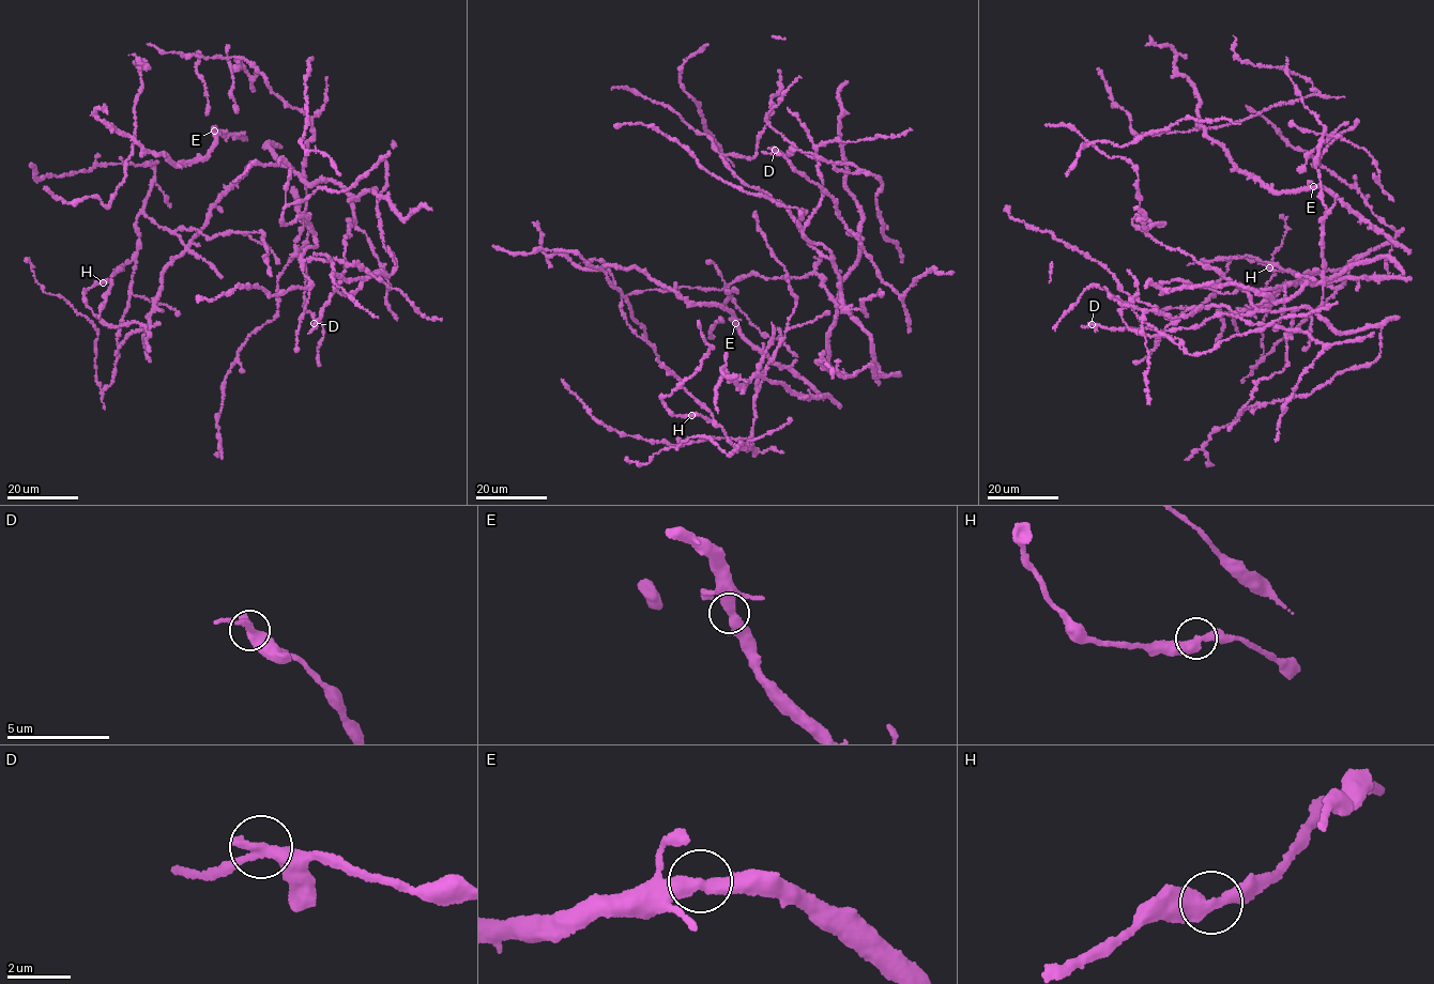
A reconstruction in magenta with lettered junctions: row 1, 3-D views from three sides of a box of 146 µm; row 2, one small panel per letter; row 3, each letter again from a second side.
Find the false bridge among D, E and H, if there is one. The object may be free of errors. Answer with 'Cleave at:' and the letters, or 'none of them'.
Cleave at: none of them

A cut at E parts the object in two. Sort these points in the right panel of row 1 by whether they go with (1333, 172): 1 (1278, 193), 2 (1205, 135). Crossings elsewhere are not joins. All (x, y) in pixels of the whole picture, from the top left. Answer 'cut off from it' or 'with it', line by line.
1: cut off from it
2: cut off from it

